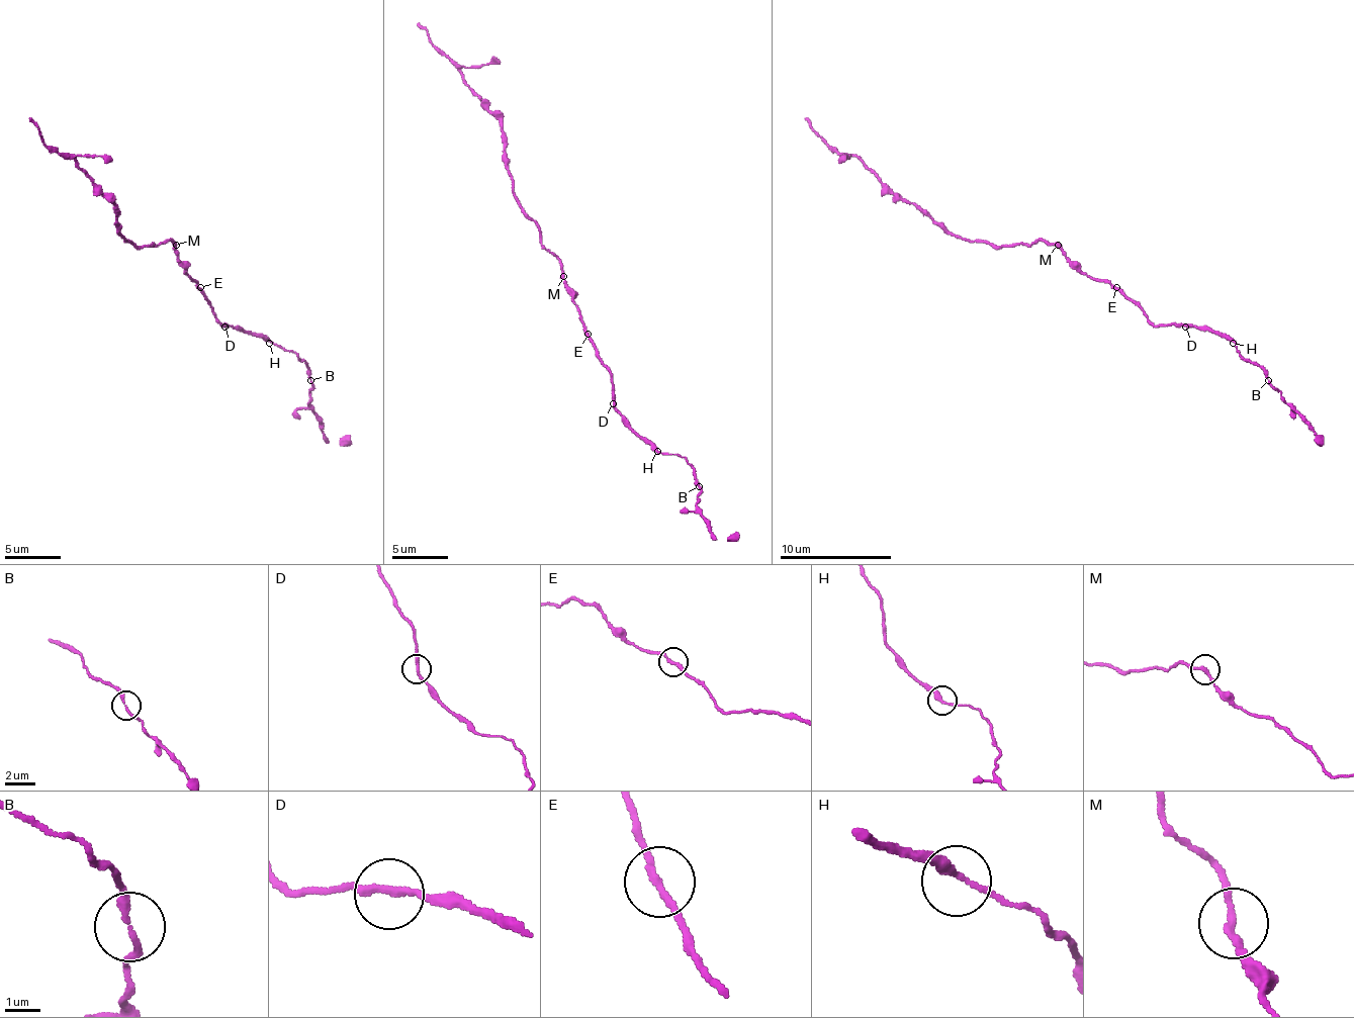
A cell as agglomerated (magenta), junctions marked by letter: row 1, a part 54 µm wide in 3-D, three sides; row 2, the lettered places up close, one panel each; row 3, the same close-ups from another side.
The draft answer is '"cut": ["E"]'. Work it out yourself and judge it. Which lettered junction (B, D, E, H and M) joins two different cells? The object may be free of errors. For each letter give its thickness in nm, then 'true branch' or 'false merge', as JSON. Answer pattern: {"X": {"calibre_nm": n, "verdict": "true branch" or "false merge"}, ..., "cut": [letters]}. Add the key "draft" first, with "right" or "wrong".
{"draft": "wrong", "B": {"calibre_nm": 180, "verdict": "true branch"}, "D": {"calibre_nm": 220, "verdict": "true branch"}, "E": {"calibre_nm": 200, "verdict": "true branch"}, "H": {"calibre_nm": 240, "verdict": "true branch"}, "M": {"calibre_nm": 220, "verdict": "true branch"}, "cut": []}

